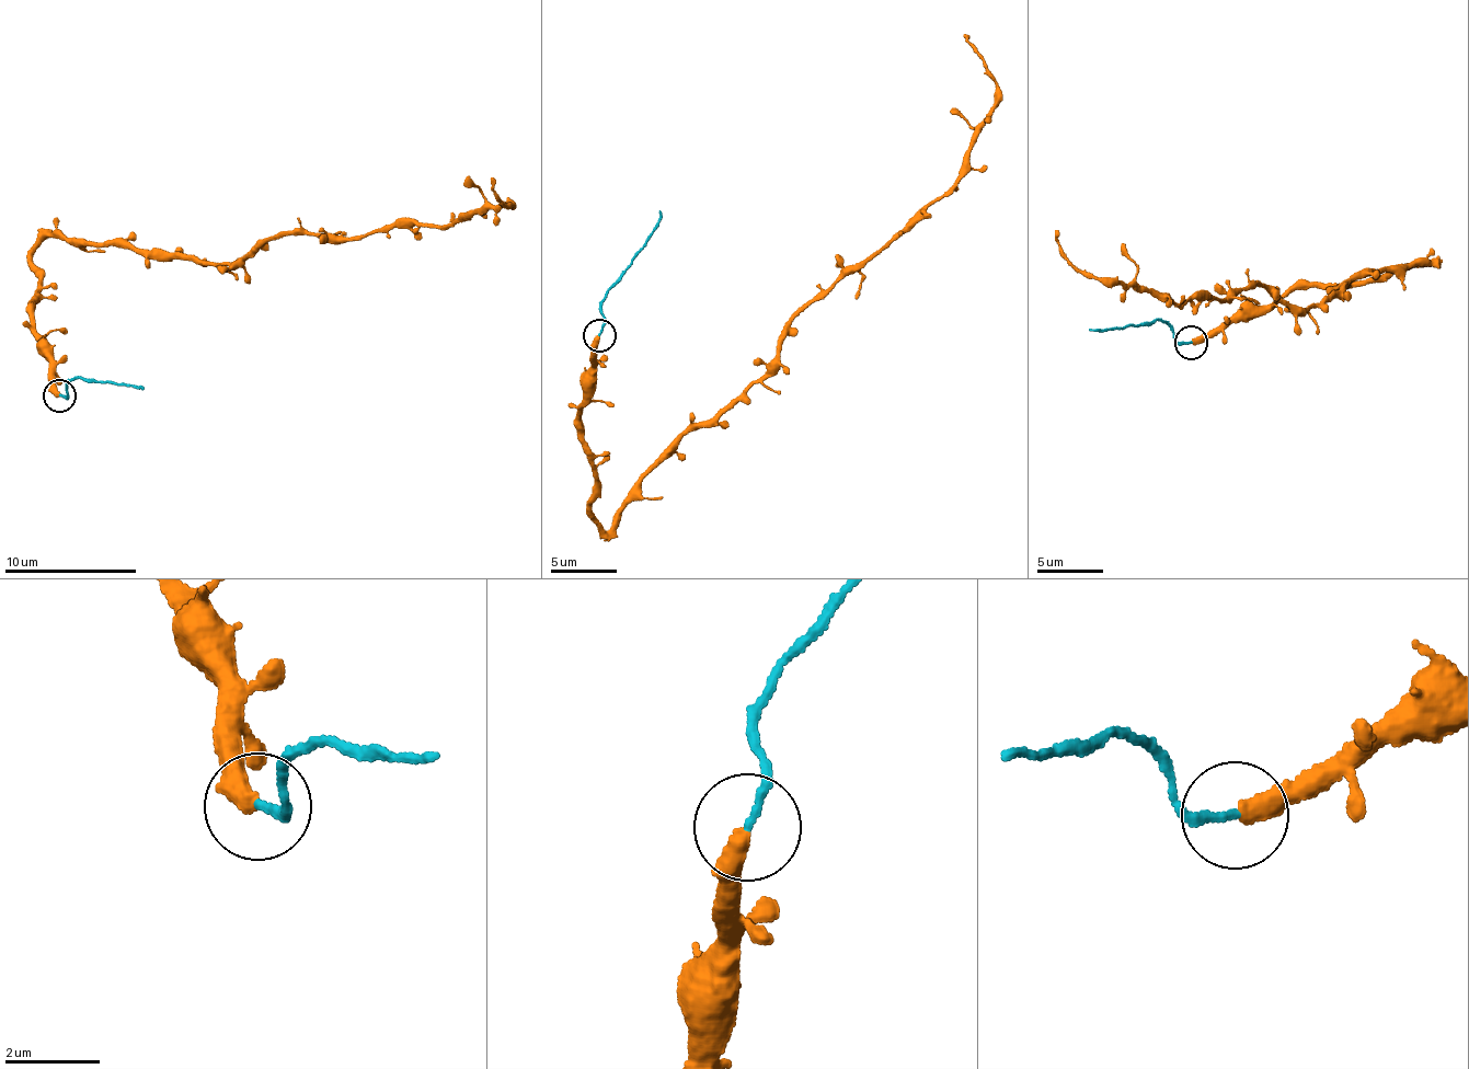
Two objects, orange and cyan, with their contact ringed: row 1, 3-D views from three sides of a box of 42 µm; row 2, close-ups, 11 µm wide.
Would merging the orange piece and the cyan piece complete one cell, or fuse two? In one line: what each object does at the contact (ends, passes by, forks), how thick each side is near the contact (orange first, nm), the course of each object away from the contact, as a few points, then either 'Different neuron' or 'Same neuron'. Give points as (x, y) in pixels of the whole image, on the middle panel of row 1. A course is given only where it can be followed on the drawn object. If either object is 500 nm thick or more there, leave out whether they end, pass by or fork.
At the ring orange ends. At the ring cyan ends. Thickness 420 nm (orange) against 160 nm. Course of orange: (599, 336), (581, 421), (608, 531), (662, 459), (760, 379), (796, 314), (948, 193), (995, 100), (963, 34). Course of cyan: (599, 334), (600, 305), (656, 225), (658, 209). Different neuron

